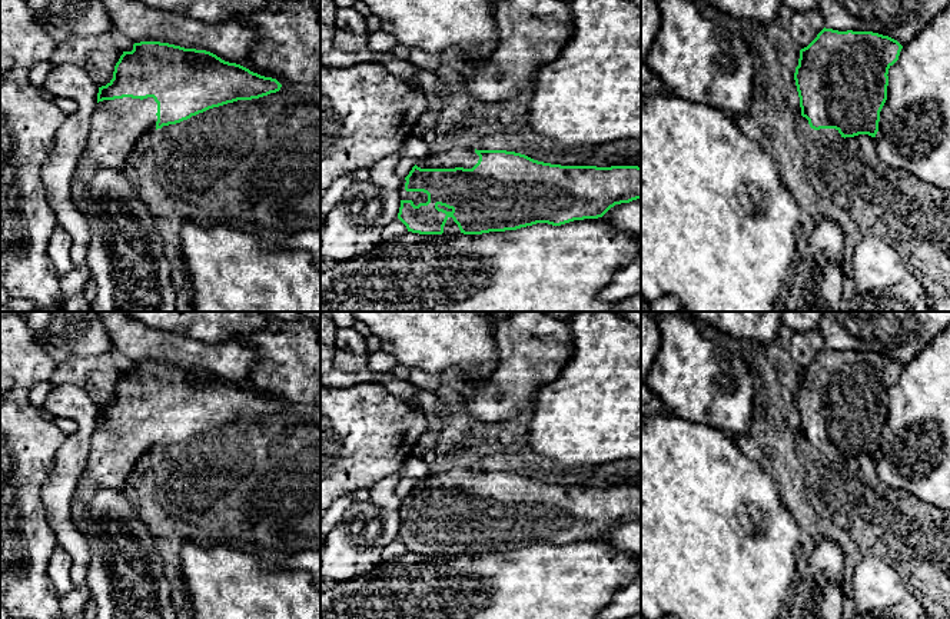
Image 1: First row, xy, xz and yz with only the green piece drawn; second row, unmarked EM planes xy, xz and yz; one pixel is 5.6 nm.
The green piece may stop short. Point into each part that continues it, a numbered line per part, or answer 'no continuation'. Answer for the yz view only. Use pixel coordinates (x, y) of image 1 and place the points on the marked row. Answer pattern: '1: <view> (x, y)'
1: yz (831, 133)

